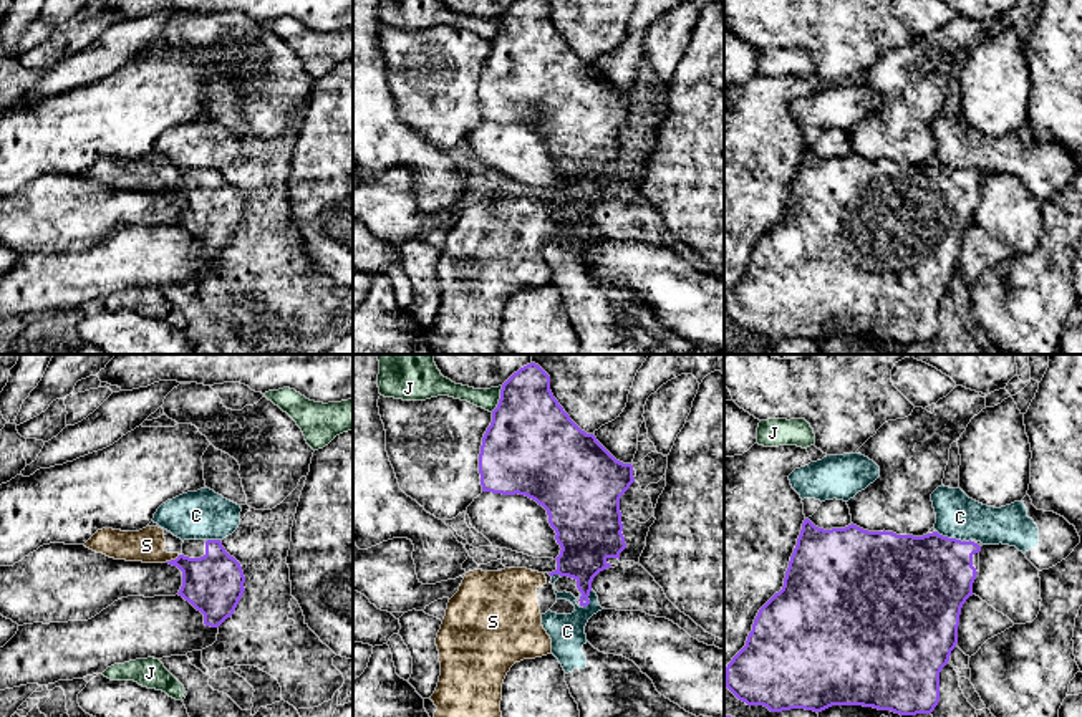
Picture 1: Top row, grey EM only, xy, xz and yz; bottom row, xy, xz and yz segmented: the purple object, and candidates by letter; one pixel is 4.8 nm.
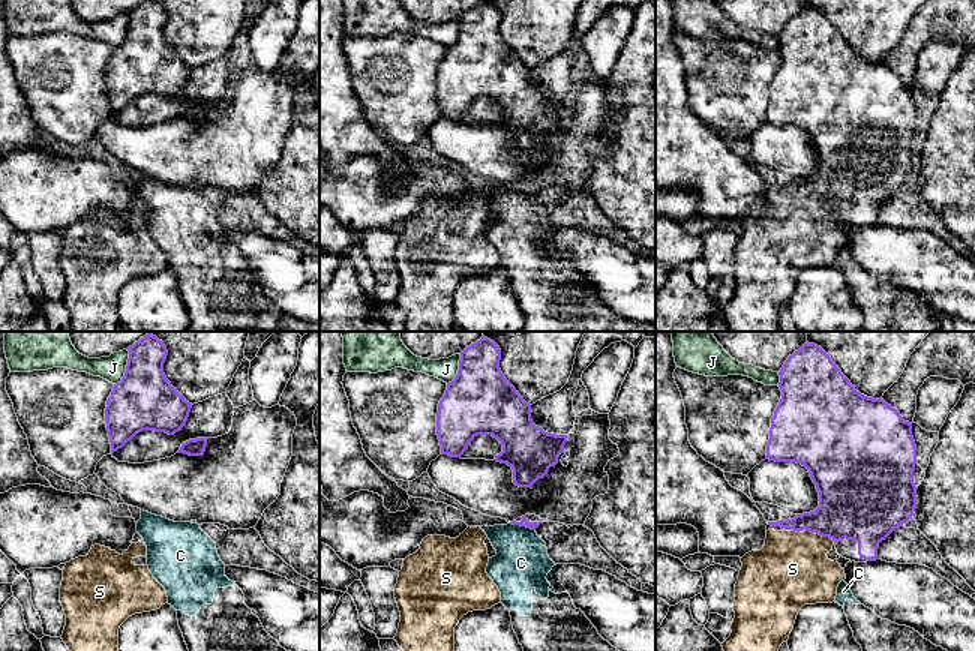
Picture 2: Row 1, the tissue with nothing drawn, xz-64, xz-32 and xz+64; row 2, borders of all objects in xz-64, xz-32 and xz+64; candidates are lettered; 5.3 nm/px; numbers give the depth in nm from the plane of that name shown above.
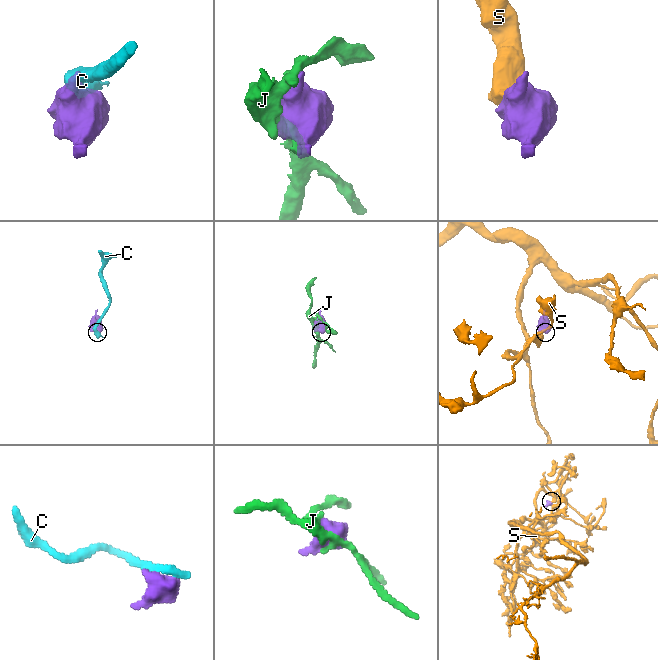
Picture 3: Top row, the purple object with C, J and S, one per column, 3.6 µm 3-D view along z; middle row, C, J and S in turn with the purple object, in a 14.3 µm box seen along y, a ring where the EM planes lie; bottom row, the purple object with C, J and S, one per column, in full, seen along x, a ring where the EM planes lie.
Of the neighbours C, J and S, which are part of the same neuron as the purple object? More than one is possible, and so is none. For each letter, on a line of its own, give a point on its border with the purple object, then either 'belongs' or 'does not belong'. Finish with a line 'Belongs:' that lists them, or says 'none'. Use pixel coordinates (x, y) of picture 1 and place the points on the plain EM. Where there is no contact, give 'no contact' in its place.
C: meets purple in yz at (950, 168); does not belong
J: meets purple in xz at (499, 28); does not belong
S: meets purple in xy at (171, 189); belongs
Belongs: S

